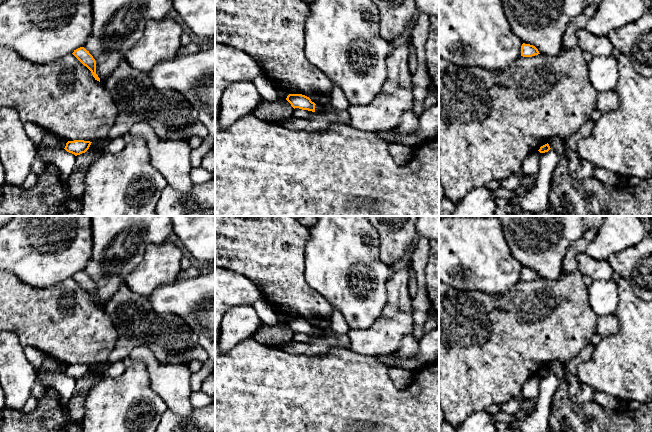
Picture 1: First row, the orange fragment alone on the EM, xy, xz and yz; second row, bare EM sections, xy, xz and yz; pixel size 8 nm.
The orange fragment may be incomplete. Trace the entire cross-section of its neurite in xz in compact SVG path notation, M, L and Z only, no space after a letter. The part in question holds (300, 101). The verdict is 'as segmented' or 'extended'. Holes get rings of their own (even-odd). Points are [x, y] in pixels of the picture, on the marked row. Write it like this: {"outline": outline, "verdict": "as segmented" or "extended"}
{"outline": "M289 94L286 100L295 108L315 112L315 103L311 99L302 94Z", "verdict": "as segmented"}

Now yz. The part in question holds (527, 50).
{"outline": "M523 43L521 46L521 56L523 57L532 57L540 54L538 49L530 44Z", "verdict": "as segmented"}

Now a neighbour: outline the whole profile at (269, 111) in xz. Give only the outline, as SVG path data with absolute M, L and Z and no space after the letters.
M286 99L278 101L261 101L253 112L254 117L268 123L278 123L291 119L294 108Z

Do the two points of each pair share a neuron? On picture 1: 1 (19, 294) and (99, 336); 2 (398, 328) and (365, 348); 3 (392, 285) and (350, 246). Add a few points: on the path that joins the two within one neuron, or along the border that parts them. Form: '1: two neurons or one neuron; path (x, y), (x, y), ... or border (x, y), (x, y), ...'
1: one neuron; path (39, 314), (52, 316), (73, 330), (79, 331)
2: one neuron; path (390, 333), (383, 338), (373, 341)
3: two neurons; border (392, 271), (386, 283), (385, 303)

